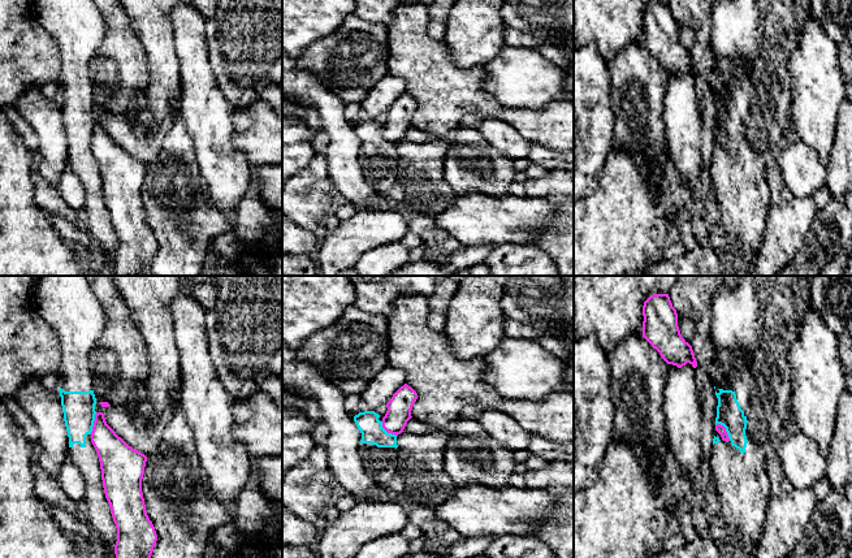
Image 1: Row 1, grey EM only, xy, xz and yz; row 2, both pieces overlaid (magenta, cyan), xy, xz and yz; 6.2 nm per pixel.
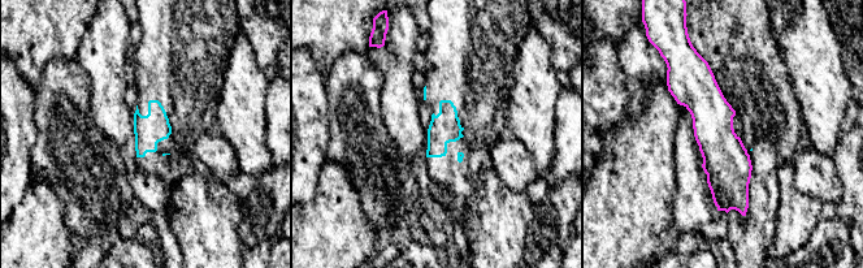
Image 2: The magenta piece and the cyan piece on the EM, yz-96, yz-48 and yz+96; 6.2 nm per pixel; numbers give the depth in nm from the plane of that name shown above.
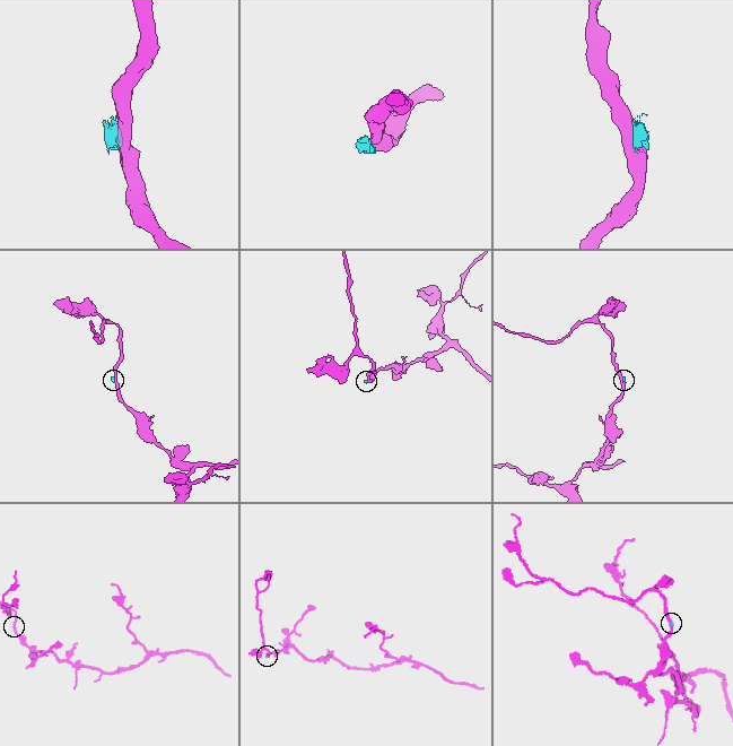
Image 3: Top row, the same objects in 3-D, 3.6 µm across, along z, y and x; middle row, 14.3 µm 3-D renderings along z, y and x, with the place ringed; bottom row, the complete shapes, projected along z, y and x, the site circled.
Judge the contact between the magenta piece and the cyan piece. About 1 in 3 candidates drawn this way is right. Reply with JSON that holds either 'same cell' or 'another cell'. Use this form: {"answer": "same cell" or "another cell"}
{"answer": "another cell"}

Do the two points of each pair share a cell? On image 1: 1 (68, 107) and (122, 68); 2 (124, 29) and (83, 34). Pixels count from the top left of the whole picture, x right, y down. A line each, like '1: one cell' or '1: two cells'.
1: two cells
2: two cells

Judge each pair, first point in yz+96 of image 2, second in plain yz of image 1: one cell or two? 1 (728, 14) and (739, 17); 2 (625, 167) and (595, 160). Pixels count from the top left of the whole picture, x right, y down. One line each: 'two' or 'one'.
1: two
2: two

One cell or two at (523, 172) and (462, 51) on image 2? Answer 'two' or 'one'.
two

